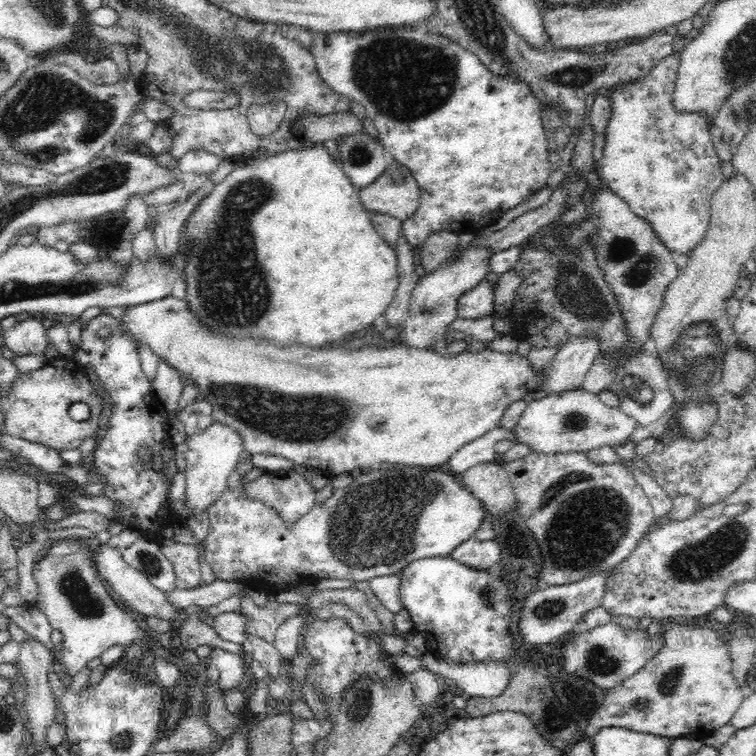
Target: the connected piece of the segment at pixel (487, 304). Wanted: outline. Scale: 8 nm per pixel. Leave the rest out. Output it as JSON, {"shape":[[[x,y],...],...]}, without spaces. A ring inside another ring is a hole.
{"shape":[[[482,279],[472,290],[467,290],[458,299],[457,317],[474,320],[494,313],[493,286]]]}

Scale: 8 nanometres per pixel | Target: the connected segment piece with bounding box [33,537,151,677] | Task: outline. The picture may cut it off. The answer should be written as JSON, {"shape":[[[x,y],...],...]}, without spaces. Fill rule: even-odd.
{"shape":[[[69,537],[53,540],[46,556],[33,565],[33,578],[38,585],[35,600],[38,610],[46,615],[54,630],[60,650],[57,651],[65,672],[74,677],[93,658],[118,644],[127,647],[150,640],[150,629],[136,622],[131,613],[121,610],[106,590],[106,581],[94,565],[93,542],[87,538]]]}

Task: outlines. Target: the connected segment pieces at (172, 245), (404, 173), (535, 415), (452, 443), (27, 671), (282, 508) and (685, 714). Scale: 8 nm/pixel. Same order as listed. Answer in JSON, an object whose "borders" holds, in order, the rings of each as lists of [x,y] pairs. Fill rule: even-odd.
{"borders":[[[[195,186],[189,196],[176,200],[168,206],[160,206],[161,210],[152,218],[152,222],[147,220],[146,227],[154,231],[154,241],[161,260],[170,260],[178,252],[187,218],[204,198],[197,192],[200,191]]],[[[390,160],[380,178],[359,191],[367,211],[387,214],[400,222],[418,210],[421,194],[412,173],[394,160]]],[[[588,390],[564,391],[528,403],[518,420],[514,434],[516,440],[527,444],[536,454],[588,453],[601,446],[616,446],[629,440],[637,428],[637,421],[619,408],[609,408],[597,395]]],[[[161,298],[157,301],[146,302],[146,304],[130,306],[123,316],[120,317],[120,329],[137,342],[144,342],[150,351],[159,360],[164,360],[176,371],[184,372],[188,380],[192,380],[198,388],[200,398],[210,402],[213,409],[213,420],[216,423],[226,425],[236,431],[243,440],[244,451],[255,454],[265,454],[286,458],[294,465],[303,467],[318,468],[323,472],[323,476],[335,477],[342,473],[353,474],[356,469],[374,469],[378,468],[384,462],[392,464],[393,467],[422,467],[426,469],[446,468],[448,461],[460,450],[464,444],[480,438],[482,434],[497,428],[506,408],[518,400],[534,391],[542,390],[544,386],[543,378],[547,373],[547,368],[551,365],[548,362],[542,372],[533,372],[527,356],[514,353],[502,353],[489,349],[488,347],[478,352],[463,351],[456,355],[448,355],[445,351],[436,352],[430,349],[420,350],[419,348],[410,348],[403,343],[392,346],[392,348],[376,348],[376,346],[364,346],[360,350],[346,350],[342,346],[338,348],[306,348],[306,346],[292,346],[292,348],[276,348],[268,342],[256,342],[256,340],[244,340],[244,338],[232,338],[218,334],[203,324],[200,324],[194,314],[188,310],[184,300],[176,298]]],[[[28,635],[28,640],[24,644],[20,644],[20,656],[18,663],[20,665],[19,674],[22,676],[22,683],[25,689],[25,699],[20,705],[24,709],[24,717],[26,719],[26,731],[30,732],[32,739],[32,746],[34,746],[34,754],[40,754],[48,748],[48,741],[46,741],[46,730],[48,726],[56,723],[56,700],[55,695],[50,687],[48,681],[48,674],[50,671],[50,664],[53,656],[50,651],[42,645],[39,641]]],[[[293,470],[264,473],[243,486],[247,498],[271,506],[282,517],[284,525],[292,525],[316,504],[314,489]]],[[[678,621],[663,622],[663,643],[660,650],[648,659],[634,676],[606,694],[602,706],[591,716],[584,738],[592,738],[599,730],[608,727],[624,727],[639,733],[655,734],[664,738],[701,737],[728,724],[740,708],[744,696],[732,674],[732,661],[727,642],[715,626],[684,625]]]]}

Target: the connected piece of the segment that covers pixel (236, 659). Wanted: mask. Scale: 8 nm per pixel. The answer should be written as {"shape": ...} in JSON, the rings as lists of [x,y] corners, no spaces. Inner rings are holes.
{"shape":[[[222,648],[211,649],[209,664],[220,672],[218,687],[222,692],[236,689],[244,680],[244,665],[240,654]]]}

